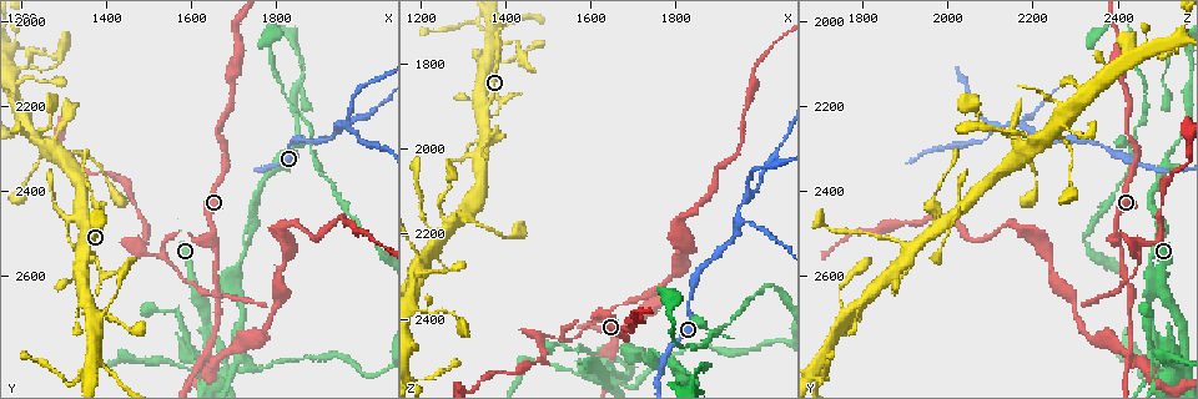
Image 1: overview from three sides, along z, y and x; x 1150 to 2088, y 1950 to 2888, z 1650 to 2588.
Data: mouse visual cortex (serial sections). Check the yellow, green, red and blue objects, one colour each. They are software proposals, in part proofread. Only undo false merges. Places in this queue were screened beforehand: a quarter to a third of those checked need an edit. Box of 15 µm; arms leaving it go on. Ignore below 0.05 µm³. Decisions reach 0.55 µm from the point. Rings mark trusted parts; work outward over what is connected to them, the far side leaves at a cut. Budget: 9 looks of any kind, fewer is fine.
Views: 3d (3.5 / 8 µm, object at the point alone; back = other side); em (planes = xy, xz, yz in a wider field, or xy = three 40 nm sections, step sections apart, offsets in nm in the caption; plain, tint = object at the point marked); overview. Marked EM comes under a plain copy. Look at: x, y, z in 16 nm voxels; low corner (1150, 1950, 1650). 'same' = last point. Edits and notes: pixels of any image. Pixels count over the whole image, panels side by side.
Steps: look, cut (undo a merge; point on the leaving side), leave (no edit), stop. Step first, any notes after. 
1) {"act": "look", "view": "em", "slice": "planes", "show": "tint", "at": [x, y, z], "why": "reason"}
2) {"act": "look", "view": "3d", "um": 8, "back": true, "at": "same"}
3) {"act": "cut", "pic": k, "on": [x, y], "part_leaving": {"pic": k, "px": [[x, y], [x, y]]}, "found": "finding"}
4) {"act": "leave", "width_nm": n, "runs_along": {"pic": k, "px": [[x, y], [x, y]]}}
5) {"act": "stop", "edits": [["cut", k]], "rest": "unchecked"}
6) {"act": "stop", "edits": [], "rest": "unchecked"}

{"act": "look", "view": "em", "slice": "xy", "step": 3, "show": "tint", "at": [1335, 2310, 2175], "why": "thick turns thin"}

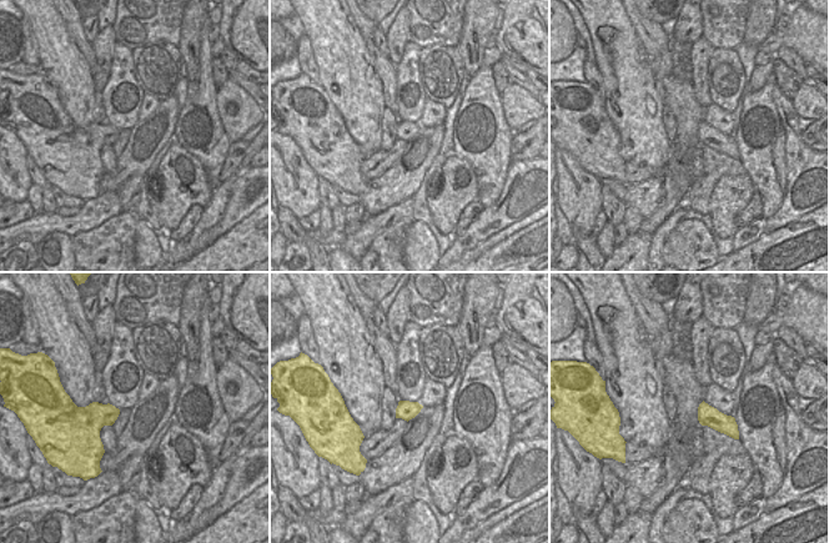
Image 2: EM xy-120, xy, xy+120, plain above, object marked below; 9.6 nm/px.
{"act": "look", "view": "3d", "um": 3.5, "at": "same"}

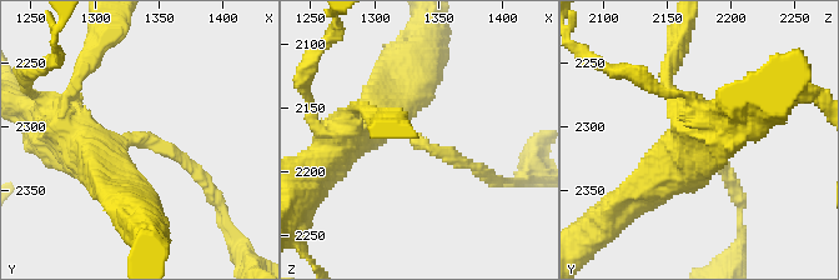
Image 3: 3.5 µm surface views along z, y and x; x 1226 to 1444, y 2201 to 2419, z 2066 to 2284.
{"act": "leave", "arm_widths_nm": [150, 500], "runs_along": {"pic": 3, "px": [[400, 96], [376, 119], [480, 170]]}, "found": "all the same cell"}

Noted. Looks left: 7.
{"act": "look", "view": "3d", "um": 8, "at": [1385, 2455, 1970], "why": "abrupt turn"}

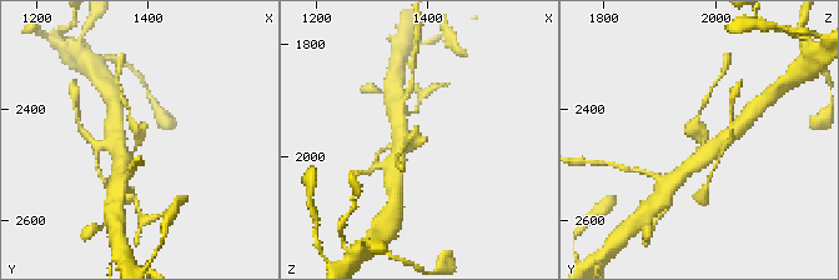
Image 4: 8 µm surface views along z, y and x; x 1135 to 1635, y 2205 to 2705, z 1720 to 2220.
{"act": "look", "view": "3d", "um": 3.5, "at": [1390, 2460, 1975]}

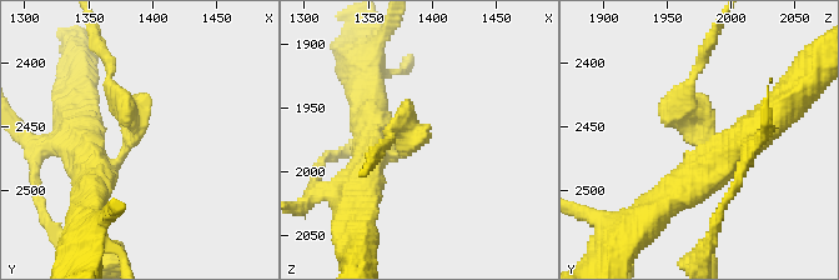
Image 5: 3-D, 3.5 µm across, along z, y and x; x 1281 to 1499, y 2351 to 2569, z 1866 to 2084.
{"act": "leave", "arm_widths_nm": [200, 450], "runs_along": {"pic": 5, "px": [[91, 188], [137, 130], [110, 69]]}, "found": "continuous, no second cell"}

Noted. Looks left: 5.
{"act": "look", "view": "3d", "um": 3.5, "back": true, "at": [1645, 2515, 2390], "why": "side arm on a straight run"}

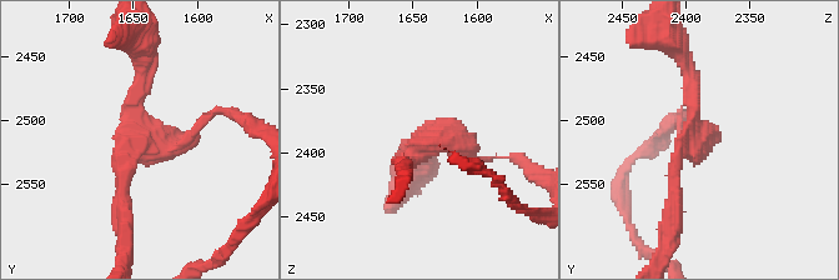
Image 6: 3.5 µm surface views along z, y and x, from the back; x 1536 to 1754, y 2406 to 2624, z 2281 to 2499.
{"act": "look", "view": "em", "slice": "xy", "step": 3, "show": "tint", "at": [1644, 2512, 2394]}

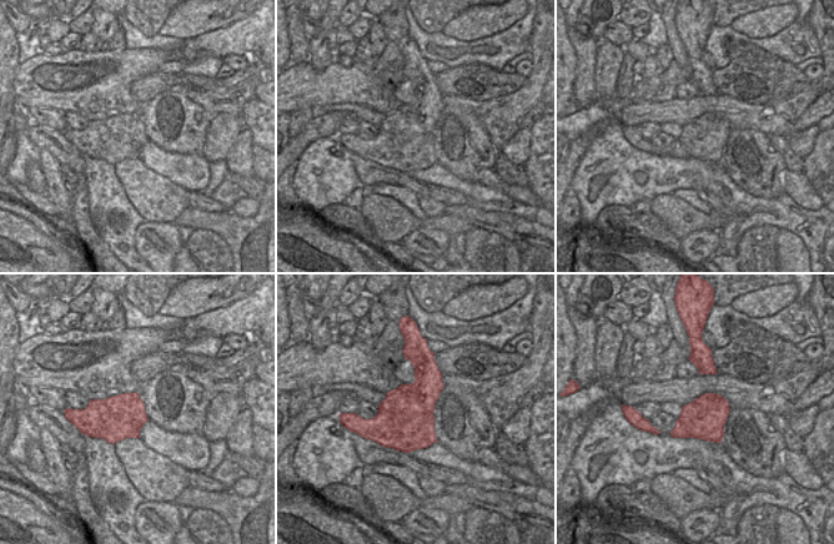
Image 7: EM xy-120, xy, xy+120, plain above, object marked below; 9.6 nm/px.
{"act": "look", "view": "em", "slice": "xy", "step": 2, "show": "tint", "at": "same", "why": "cut it another way"}

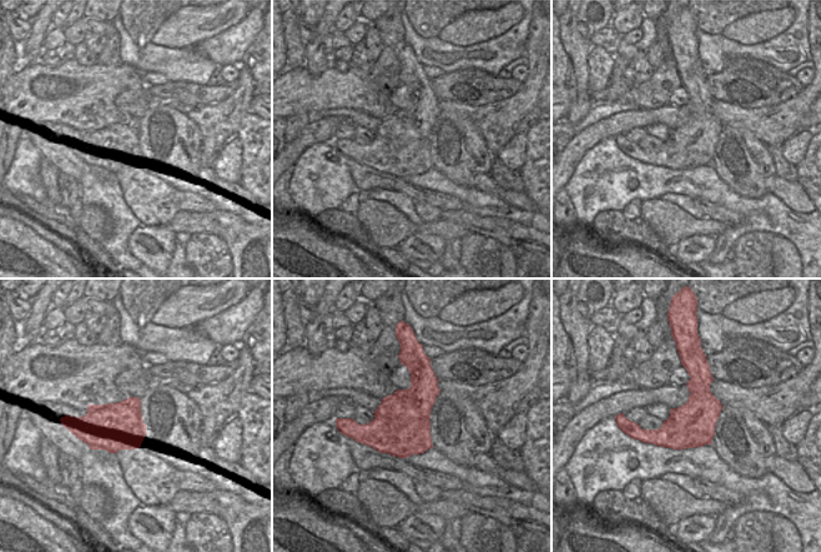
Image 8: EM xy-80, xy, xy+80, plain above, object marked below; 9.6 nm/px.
{"act": "cut", "pic": 6, "on": [451, 123], "arms": 3, "border": {"pic": 8, "px": [[690, 394], [709, 443]]}, "found": "two cells meet here"}

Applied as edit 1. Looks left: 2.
{"act": "stop", "edits": [["cut", 6]], "rest": "unchecked"}

